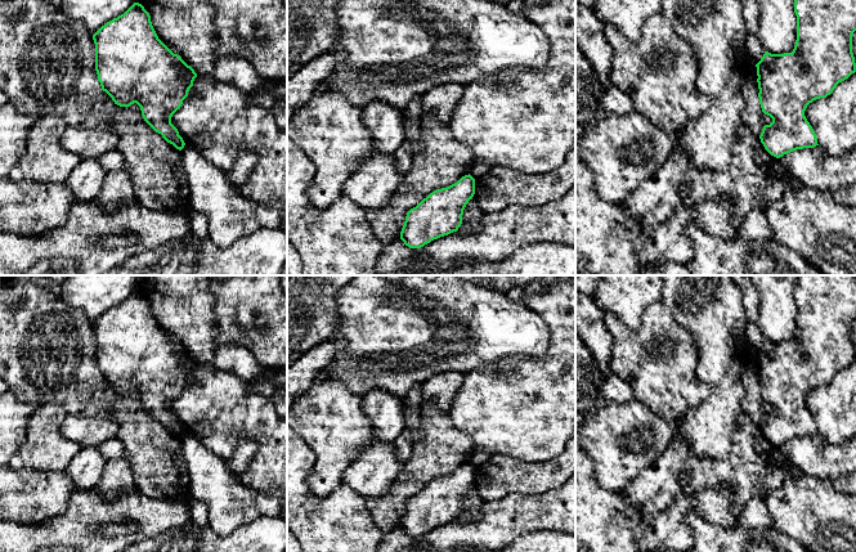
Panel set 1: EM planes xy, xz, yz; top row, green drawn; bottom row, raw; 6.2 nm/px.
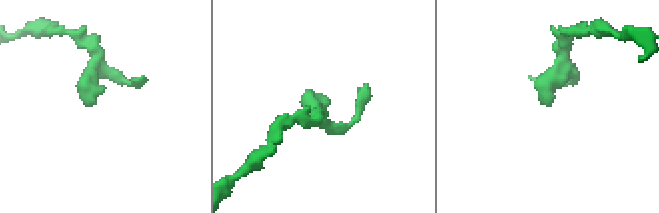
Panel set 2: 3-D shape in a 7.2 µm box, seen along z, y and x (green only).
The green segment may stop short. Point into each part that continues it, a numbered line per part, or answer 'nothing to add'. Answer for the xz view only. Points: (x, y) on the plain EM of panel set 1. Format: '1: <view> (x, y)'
nothing to add

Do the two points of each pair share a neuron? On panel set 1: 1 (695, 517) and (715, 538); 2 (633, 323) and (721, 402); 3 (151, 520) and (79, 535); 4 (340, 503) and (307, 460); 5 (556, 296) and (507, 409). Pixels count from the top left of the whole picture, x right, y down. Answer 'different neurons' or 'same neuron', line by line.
1: same neuron
2: different neurons
3: same neuron
4: same neuron
5: same neuron

